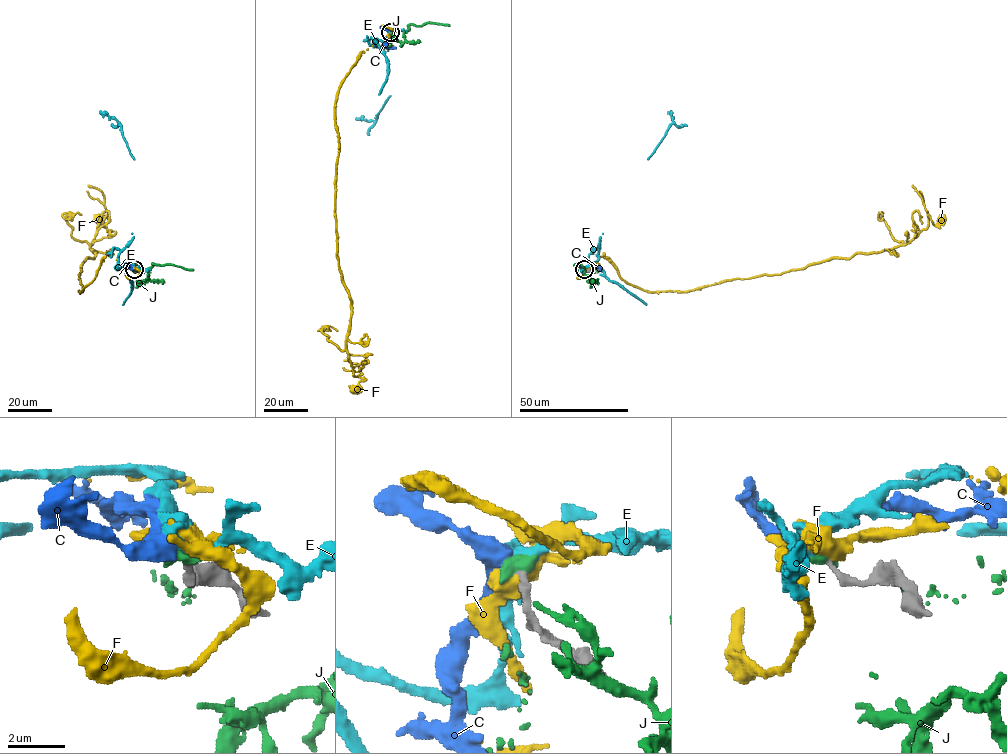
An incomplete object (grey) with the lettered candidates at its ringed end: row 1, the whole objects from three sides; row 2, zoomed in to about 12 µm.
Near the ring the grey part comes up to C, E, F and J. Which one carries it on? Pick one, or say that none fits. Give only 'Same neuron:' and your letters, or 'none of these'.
Same neuron: none of these

